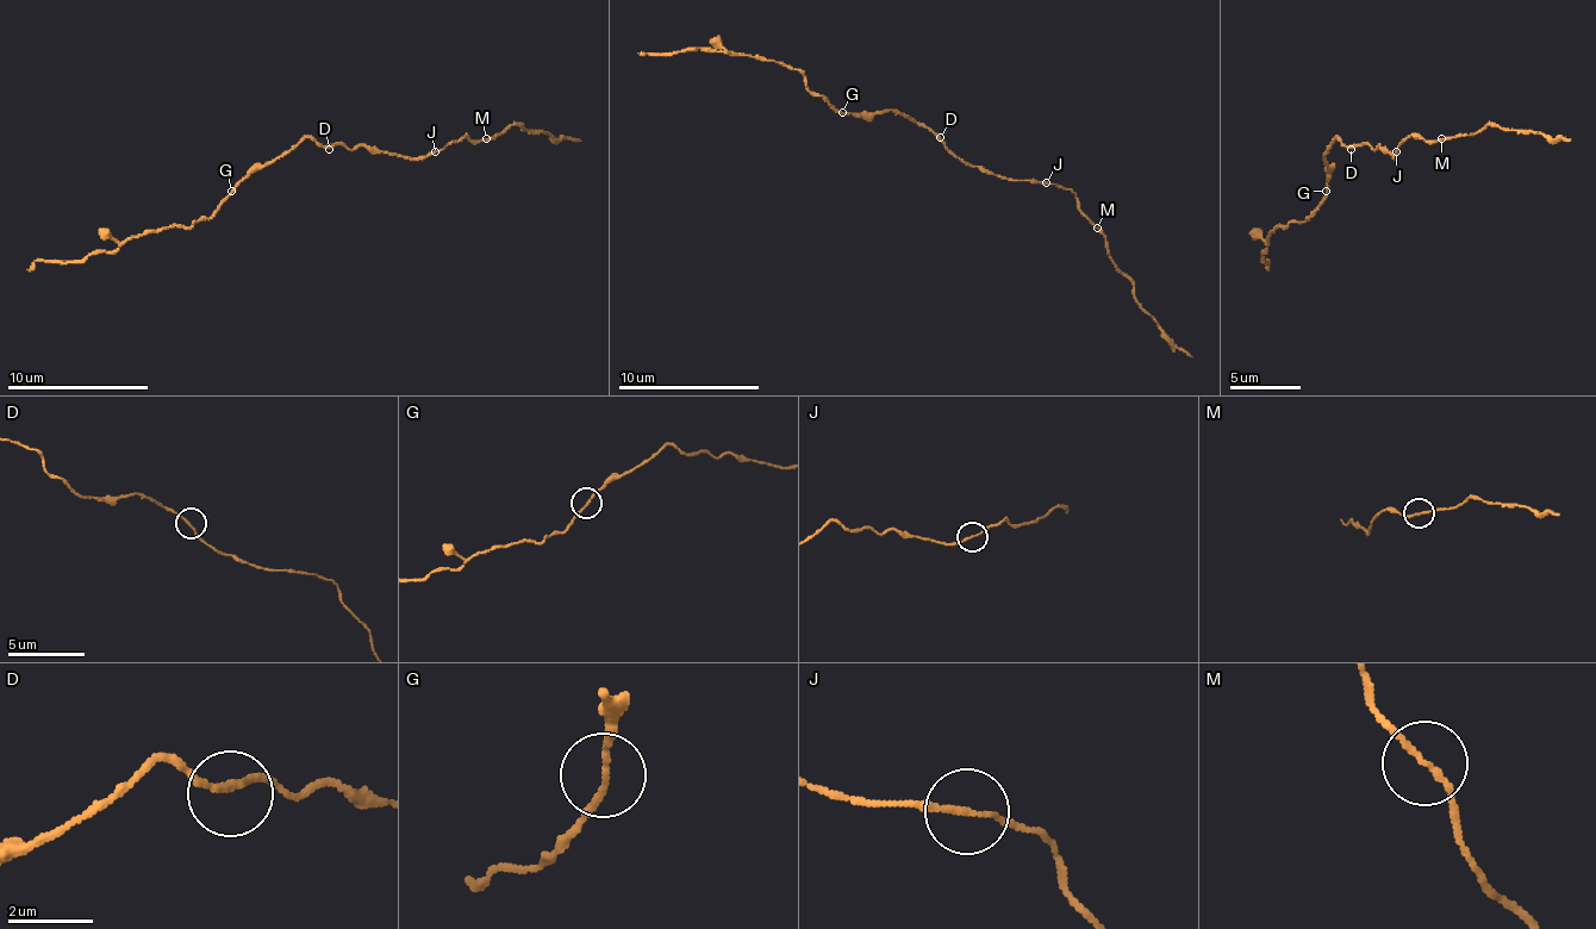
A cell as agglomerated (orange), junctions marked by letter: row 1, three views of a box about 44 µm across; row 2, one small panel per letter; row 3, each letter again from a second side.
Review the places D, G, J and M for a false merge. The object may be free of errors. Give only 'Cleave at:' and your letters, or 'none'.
Cleave at: none

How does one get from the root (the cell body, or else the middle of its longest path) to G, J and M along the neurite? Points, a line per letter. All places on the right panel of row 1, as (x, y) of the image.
G: (1351, 145), (1344, 145), (1336, 138), (1322, 155), (1326, 191)
J: (1351, 145), (1372, 149), (1379, 145), (1392, 159), (1396, 151)
M: (1351, 145), (1372, 149), (1379, 145), (1392, 159), (1407, 138), (1428, 142), (1442, 138)

